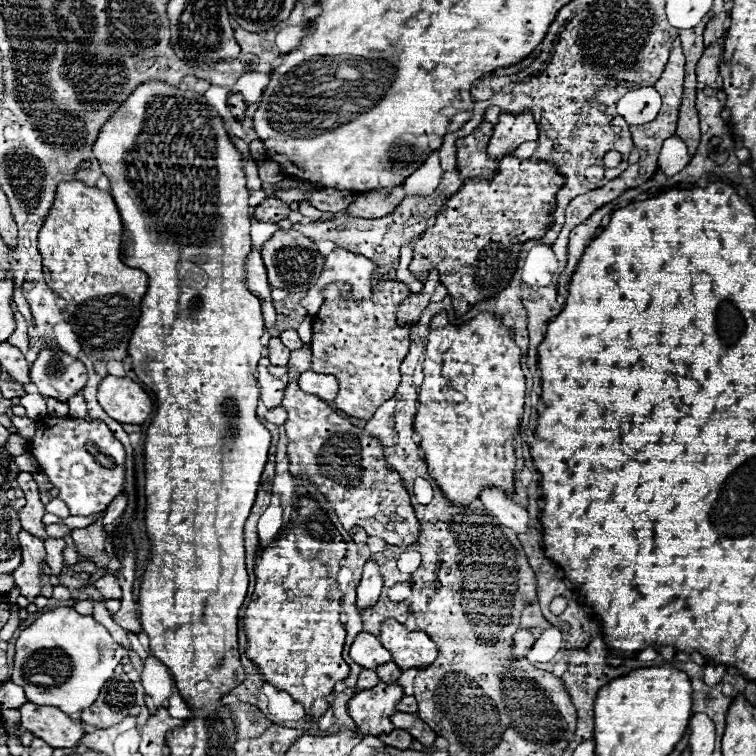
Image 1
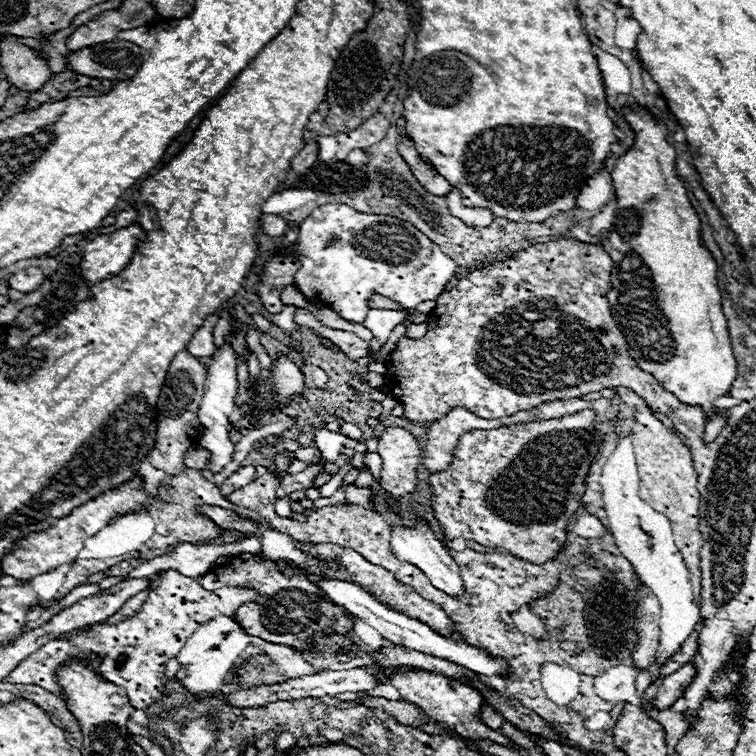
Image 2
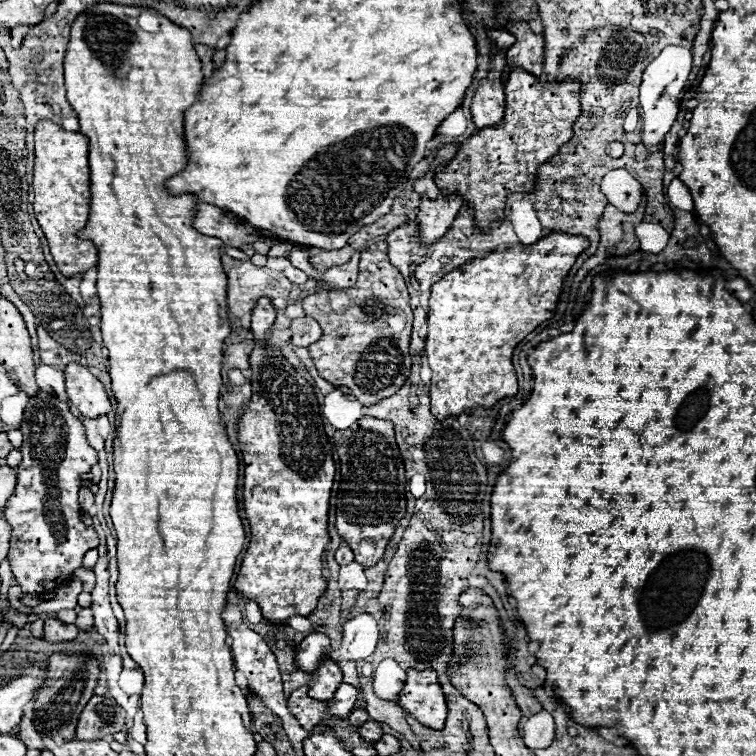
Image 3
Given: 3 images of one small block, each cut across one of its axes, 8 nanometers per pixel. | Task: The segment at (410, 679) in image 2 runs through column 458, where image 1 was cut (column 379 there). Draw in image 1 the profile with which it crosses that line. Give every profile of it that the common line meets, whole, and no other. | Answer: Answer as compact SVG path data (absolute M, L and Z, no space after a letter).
M384 684L364 690L348 700L348 714L356 722L358 736L378 736L380 732L392 732L394 724L390 716L396 712L396 704L404 696L398 684Z

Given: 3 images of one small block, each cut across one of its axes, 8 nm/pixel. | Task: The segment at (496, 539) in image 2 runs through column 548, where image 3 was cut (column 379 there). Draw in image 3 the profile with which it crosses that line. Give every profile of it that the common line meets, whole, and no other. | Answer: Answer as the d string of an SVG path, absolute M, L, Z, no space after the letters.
M364 416L352 424L352 428L346 428L344 432L334 434L336 452L340 458L340 490L336 500L336 530L340 538L354 550L356 562L364 568L374 566L386 546L390 536L394 534L396 524L406 514L406 476L404 476L404 464L402 456L398 452L398 444L394 440L394 428L388 420L378 420L372 416Z

